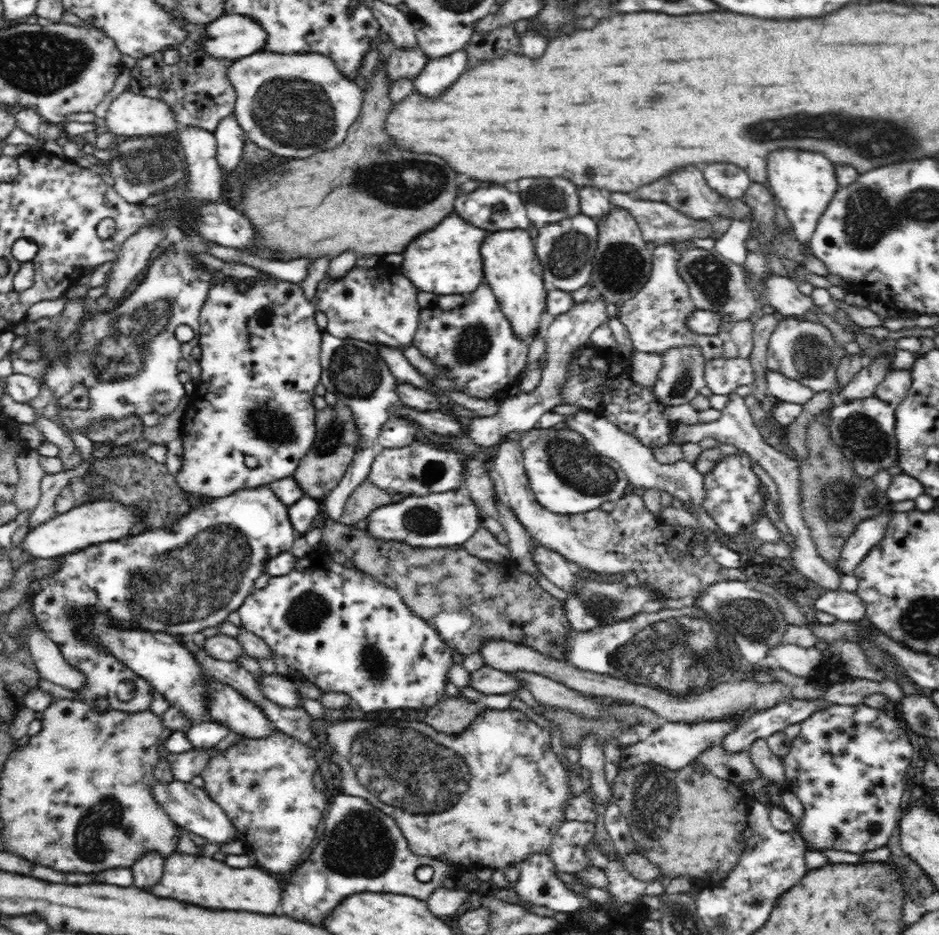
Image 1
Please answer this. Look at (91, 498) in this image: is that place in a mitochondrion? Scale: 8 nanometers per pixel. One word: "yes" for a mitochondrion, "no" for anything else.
no

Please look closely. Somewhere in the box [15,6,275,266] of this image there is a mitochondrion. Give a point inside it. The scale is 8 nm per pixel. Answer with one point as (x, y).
(148, 163)

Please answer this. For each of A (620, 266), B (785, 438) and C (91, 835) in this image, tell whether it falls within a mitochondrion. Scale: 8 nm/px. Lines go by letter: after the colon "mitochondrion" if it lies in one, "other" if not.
A: mitochondrion
B: other
C: mitochondrion

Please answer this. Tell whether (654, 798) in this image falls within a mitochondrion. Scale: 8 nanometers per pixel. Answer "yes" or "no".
yes

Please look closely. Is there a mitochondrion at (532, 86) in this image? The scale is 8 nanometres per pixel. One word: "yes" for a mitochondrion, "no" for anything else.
no

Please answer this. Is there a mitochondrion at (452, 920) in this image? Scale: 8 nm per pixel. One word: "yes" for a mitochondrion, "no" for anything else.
no

